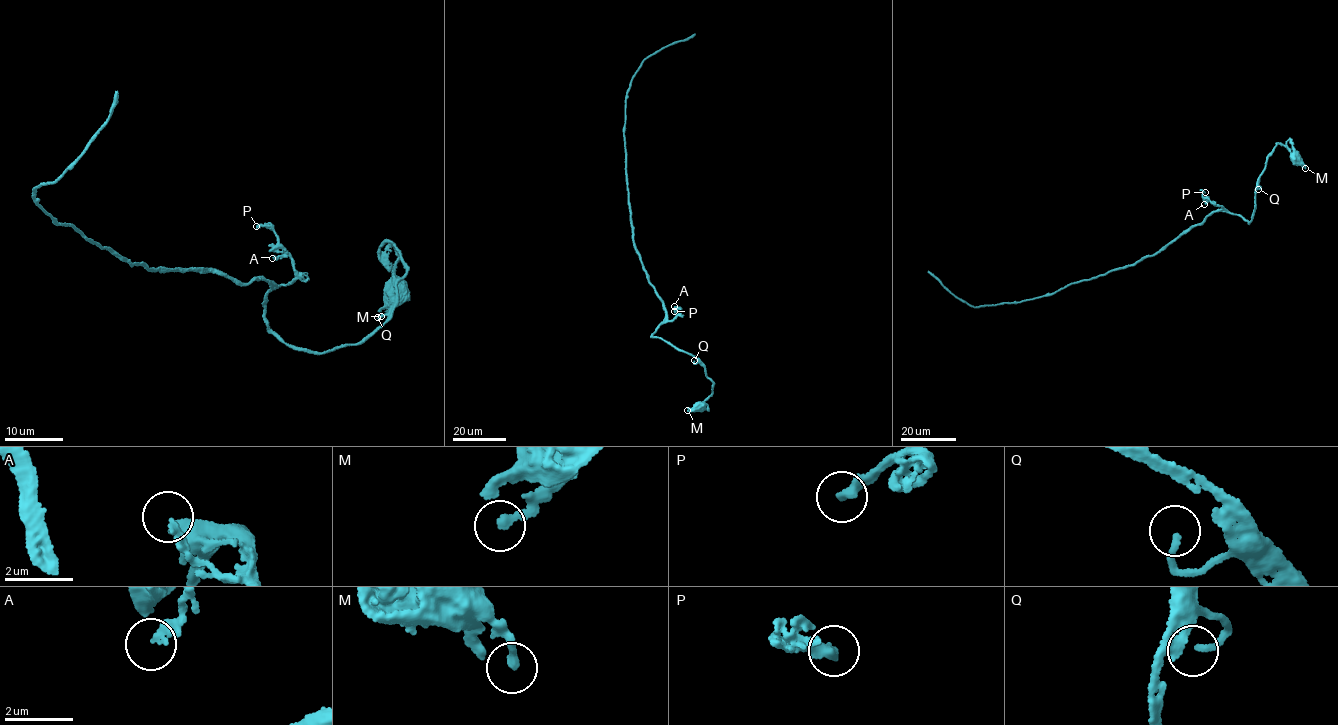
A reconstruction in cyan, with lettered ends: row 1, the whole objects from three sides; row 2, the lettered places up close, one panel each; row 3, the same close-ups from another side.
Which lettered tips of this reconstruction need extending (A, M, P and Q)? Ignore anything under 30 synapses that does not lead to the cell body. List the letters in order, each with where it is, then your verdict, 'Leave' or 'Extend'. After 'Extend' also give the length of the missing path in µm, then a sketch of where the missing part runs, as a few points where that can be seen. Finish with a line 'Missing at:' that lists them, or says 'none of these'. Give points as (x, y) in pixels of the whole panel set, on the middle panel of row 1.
A: Place: (674, 306). Leave
M: Place: (687, 410). Leave
P: Place: (674, 311). Leave
Q: Place: (694, 360). Leave
Missing at: none of these

